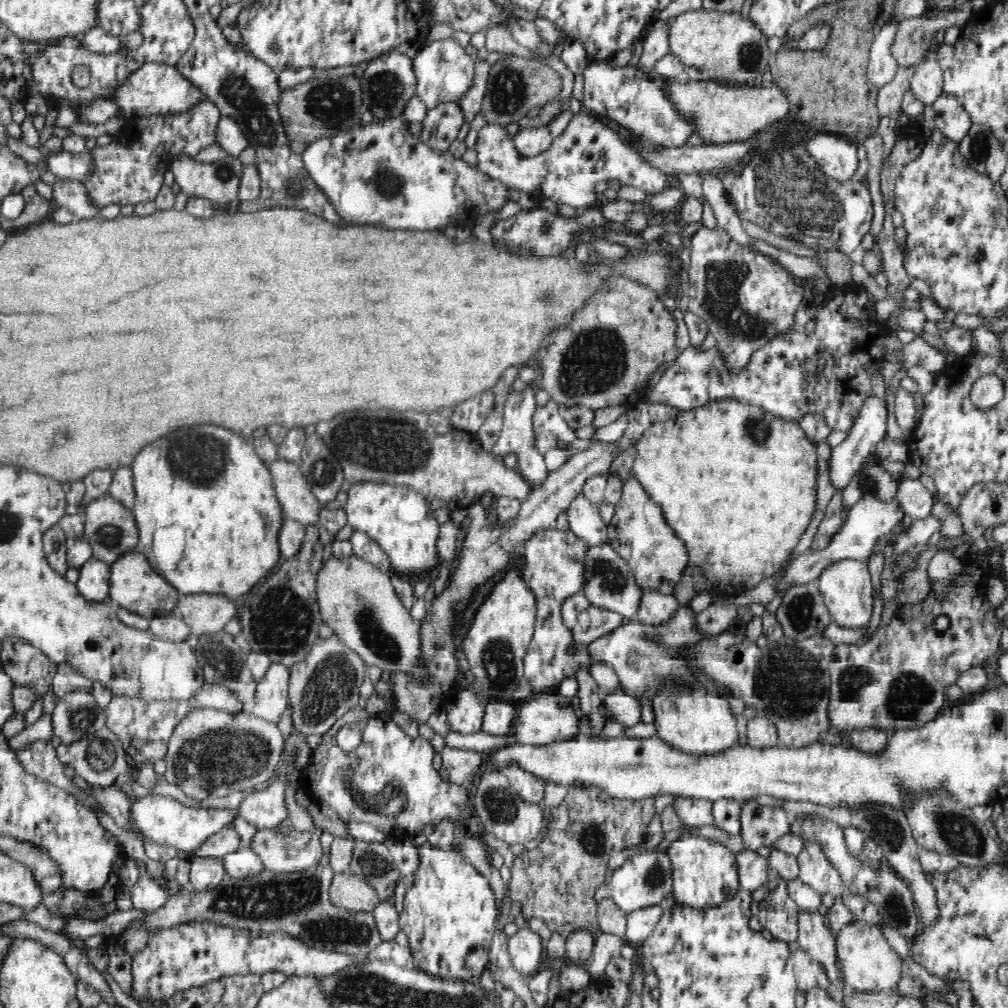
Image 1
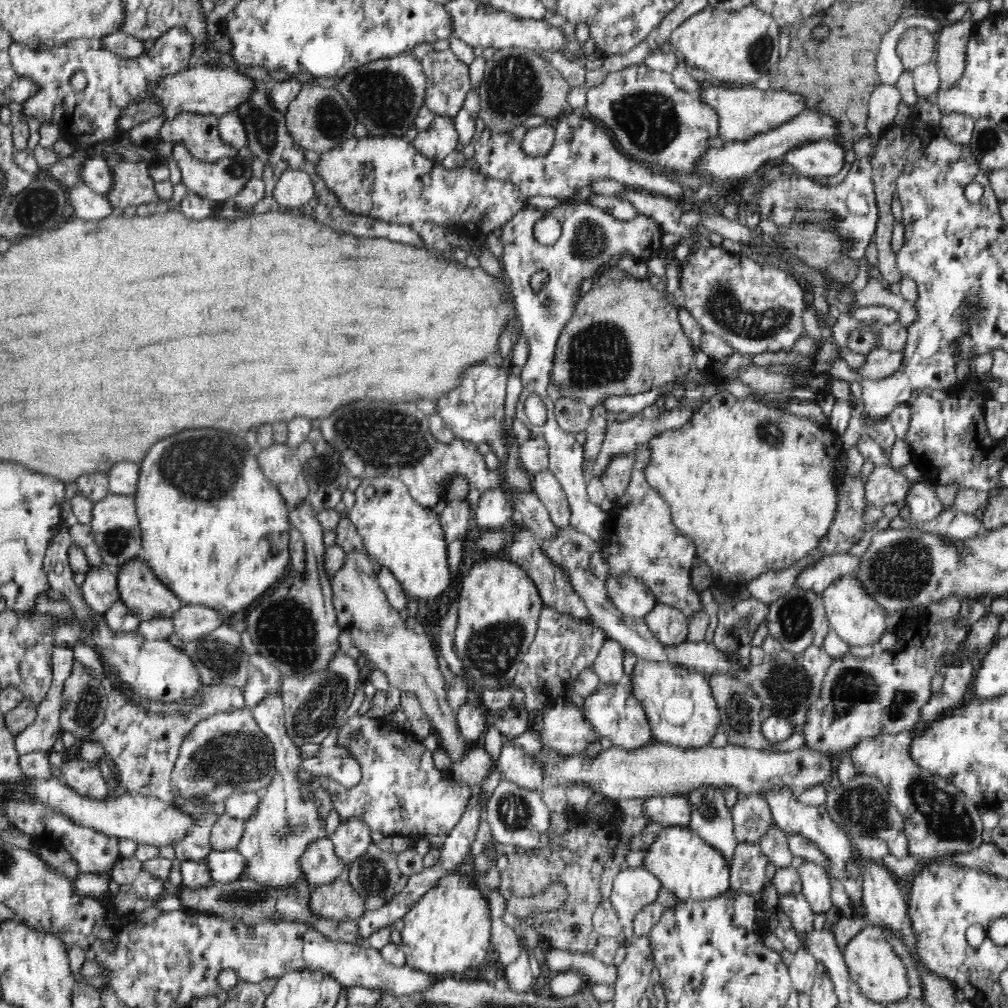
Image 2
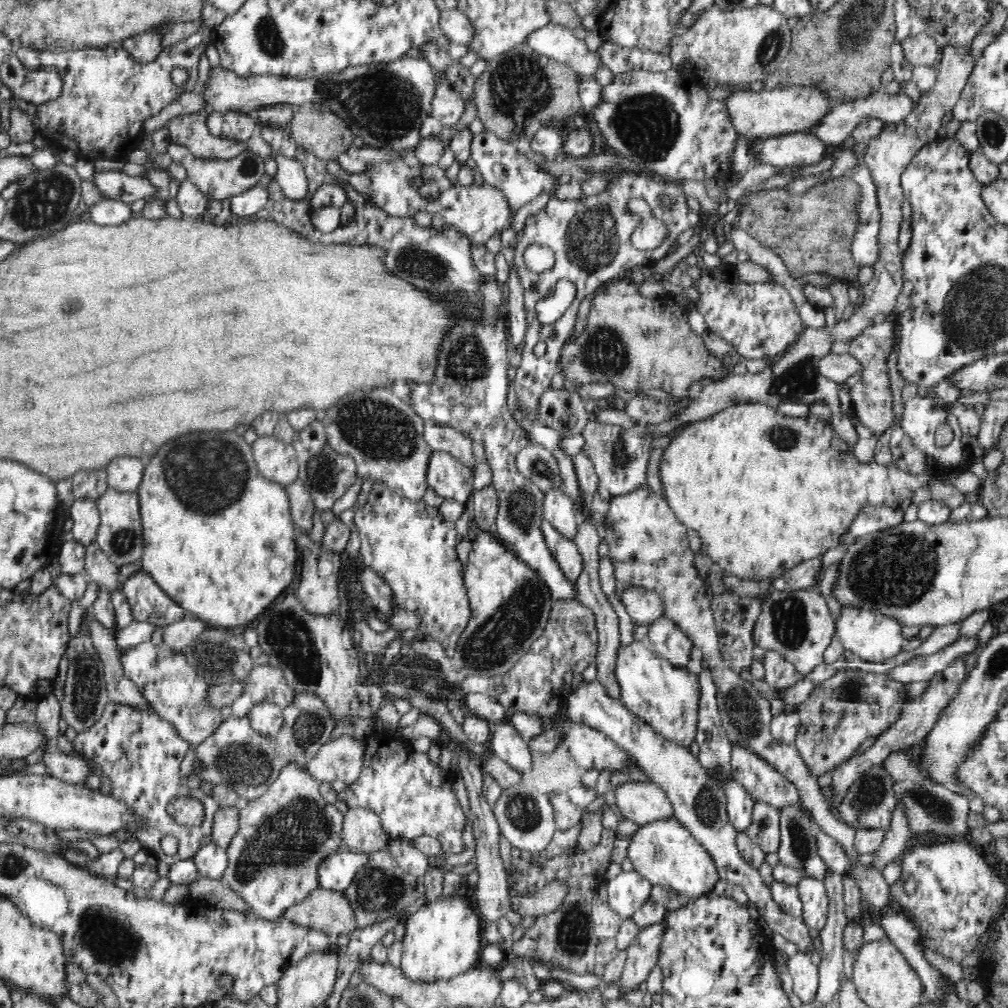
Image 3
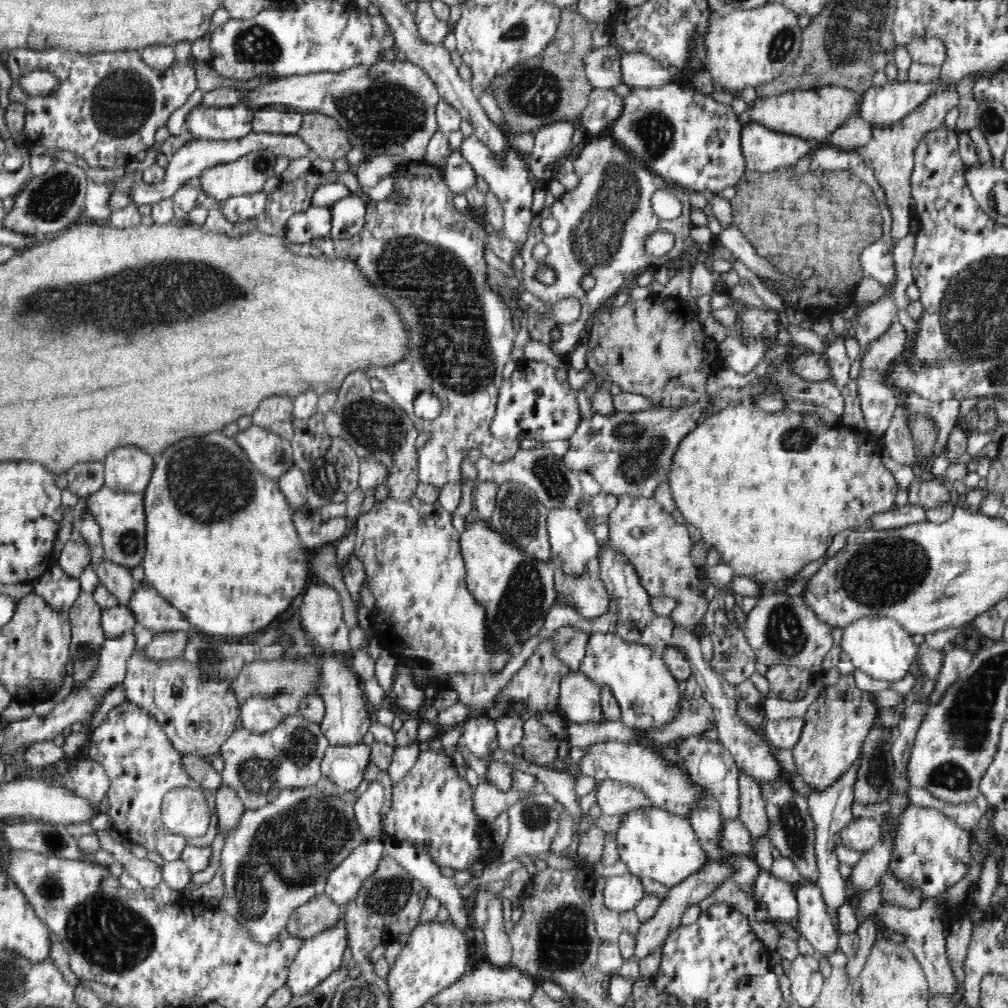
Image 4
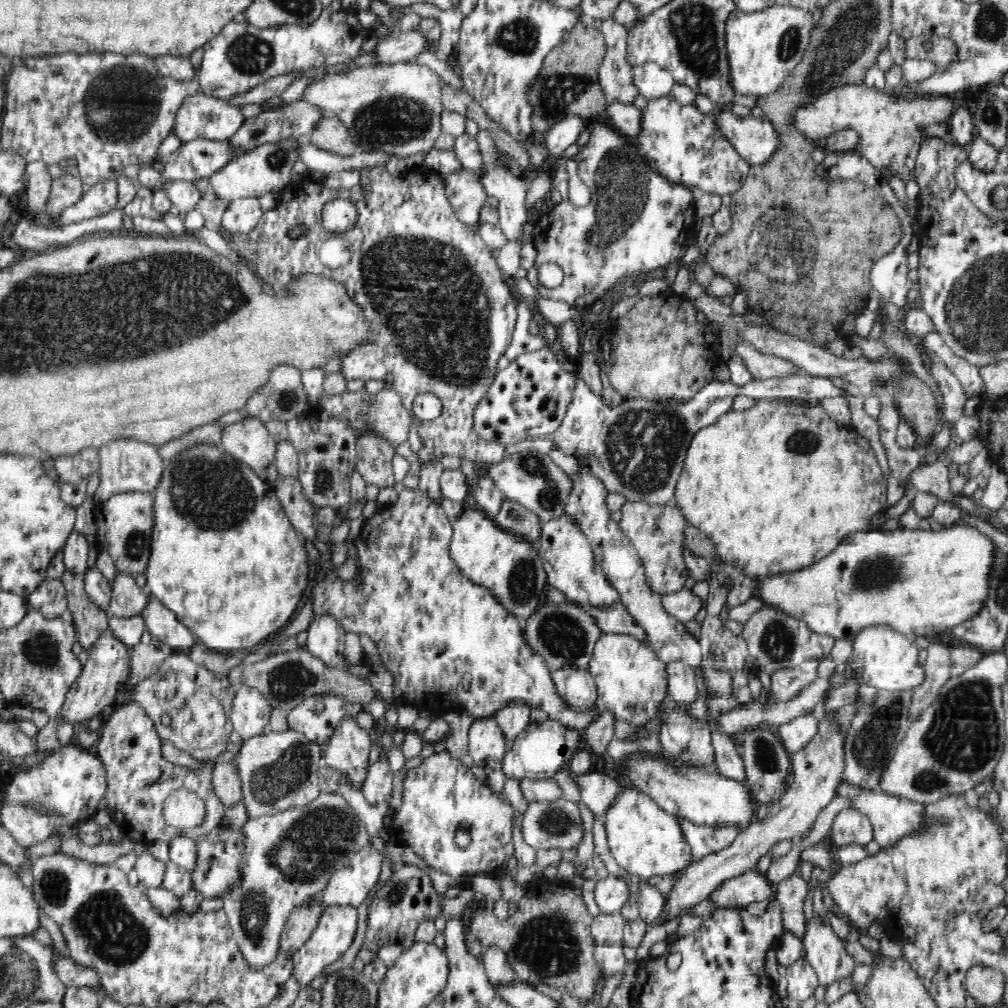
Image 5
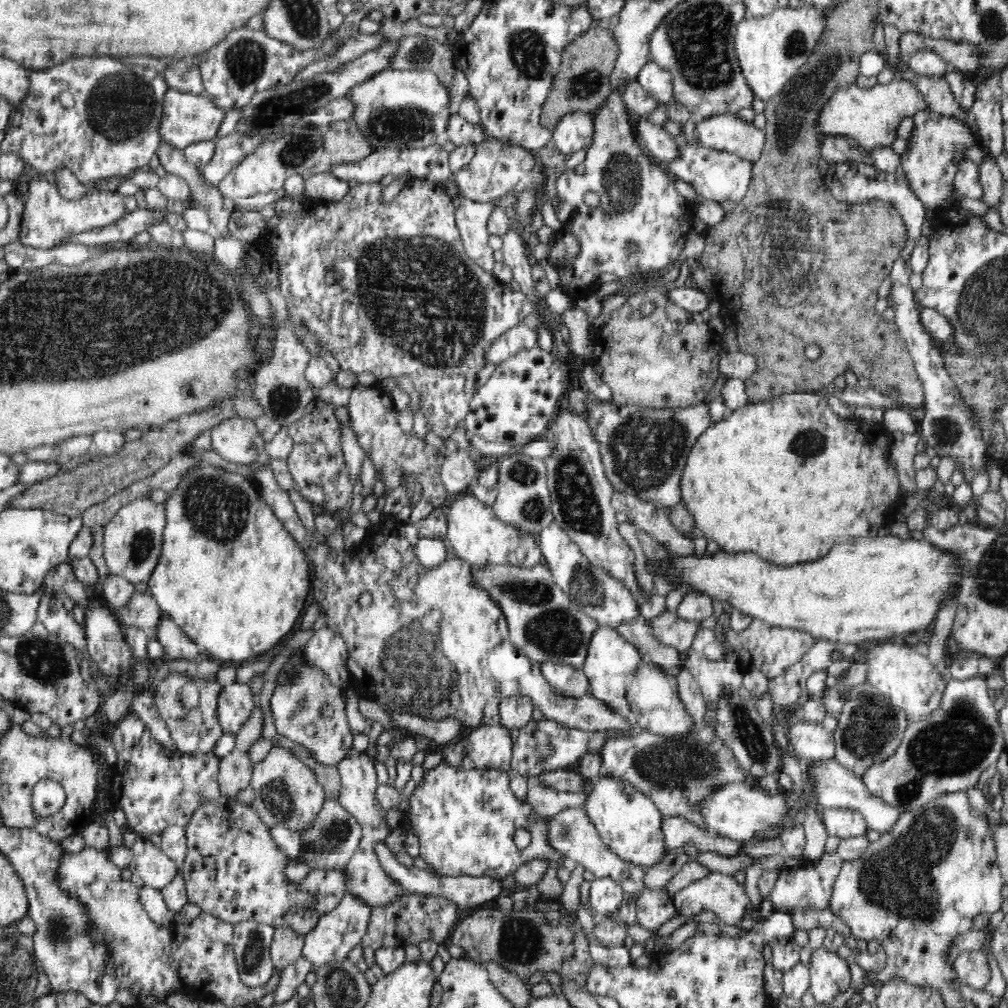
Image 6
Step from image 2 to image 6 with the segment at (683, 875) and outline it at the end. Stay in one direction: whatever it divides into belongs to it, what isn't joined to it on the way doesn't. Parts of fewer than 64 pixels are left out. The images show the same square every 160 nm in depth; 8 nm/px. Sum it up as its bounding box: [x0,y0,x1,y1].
[584,777,670,869]

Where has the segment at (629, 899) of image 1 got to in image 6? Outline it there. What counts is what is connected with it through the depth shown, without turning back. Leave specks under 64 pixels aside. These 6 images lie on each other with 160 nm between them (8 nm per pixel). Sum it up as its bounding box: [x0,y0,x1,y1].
[589,878,625,916]

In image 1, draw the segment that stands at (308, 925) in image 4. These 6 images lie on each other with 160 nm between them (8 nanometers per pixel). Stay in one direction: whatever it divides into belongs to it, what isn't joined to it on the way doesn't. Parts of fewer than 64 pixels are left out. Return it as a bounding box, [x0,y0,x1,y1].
[330,873,380,911]

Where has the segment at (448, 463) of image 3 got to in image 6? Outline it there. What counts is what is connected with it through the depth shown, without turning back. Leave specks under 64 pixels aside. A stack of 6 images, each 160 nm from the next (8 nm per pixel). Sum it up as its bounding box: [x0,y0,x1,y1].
[254,178,535,445]

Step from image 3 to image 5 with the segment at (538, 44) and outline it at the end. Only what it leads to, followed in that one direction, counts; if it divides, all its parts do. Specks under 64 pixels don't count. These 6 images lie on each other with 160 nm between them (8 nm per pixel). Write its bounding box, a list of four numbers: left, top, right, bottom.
[598,18,638,105]

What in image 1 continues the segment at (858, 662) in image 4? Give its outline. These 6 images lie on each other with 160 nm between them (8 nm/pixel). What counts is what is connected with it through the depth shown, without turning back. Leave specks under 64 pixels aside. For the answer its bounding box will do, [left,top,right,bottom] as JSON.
[819,559,874,627]

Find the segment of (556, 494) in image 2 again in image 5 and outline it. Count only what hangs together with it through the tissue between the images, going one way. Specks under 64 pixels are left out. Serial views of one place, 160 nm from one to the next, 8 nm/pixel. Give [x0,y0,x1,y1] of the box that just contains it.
[537,513,618,606]

